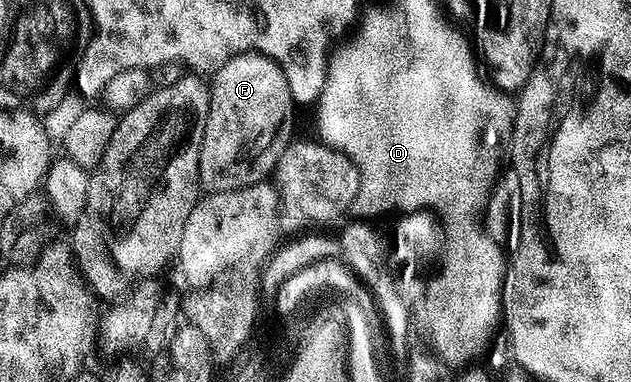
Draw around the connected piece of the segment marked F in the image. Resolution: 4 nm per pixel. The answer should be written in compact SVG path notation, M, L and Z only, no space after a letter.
M249 53L233 56L212 78L205 140L201 140L199 185L207 194L258 187L271 177L279 157L293 141L297 103L289 92L285 72L263 54Z

